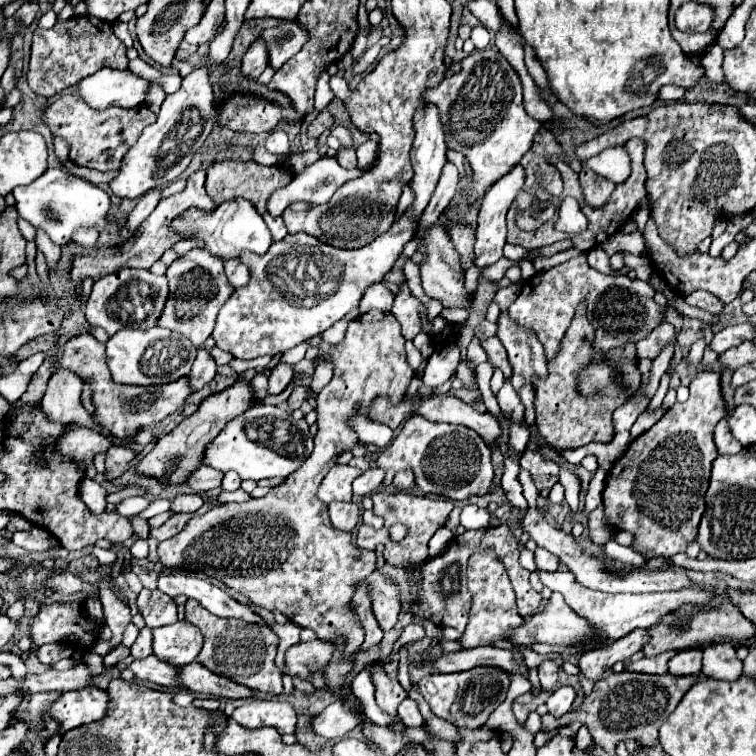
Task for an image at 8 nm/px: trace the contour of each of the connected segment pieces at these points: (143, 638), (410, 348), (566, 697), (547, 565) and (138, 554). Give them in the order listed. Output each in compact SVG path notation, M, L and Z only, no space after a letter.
M142 628L136 642L134 642L134 646L132 646L132 656L136 660L140 660L140 658L146 658L150 654L152 654L152 632Z
M406 342L406 352L408 352L408 364L412 366L414 372L418 372L418 366L420 366L420 362L422 362L420 352L416 350L416 346L414 346L412 342Z
M560 686L556 692L550 694L550 698L546 700L546 706L548 706L548 712L554 716L554 718L560 718L562 714L568 712L570 704L574 702L576 698L576 692L572 686Z
M536 548L536 568L544 570L544 572L556 572L558 570L558 558L554 558L554 554L550 554L548 550Z
M138 538L132 547L130 548L130 553L132 557L141 559L148 556L149 545L148 540L143 538Z

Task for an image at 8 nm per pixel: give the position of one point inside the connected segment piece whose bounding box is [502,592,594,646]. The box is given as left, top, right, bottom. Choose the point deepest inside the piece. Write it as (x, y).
(556, 624)

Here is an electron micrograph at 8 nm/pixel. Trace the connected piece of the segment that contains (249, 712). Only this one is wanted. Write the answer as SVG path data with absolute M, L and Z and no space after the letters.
M246 700L240 708L234 710L232 720L244 728L264 728L272 726L280 734L290 734L296 730L296 712L288 702L278 700Z

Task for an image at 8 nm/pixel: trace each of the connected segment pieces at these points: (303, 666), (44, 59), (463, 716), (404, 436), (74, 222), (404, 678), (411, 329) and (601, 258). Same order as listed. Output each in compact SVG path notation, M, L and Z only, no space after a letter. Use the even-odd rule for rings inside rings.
M298 642L286 650L286 674L300 680L310 680L314 672L322 670L330 660L332 646L328 642Z
M70 18L66 22L58 22L50 30L34 30L32 58L28 70L28 84L34 94L52 98L106 66L118 70L128 68L126 46L112 34L110 24L96 22L96 18Z
M478 668L456 674L430 674L418 682L418 692L426 698L434 712L442 714L456 726L480 728L486 724L488 716L504 702L510 686L510 676L502 674L502 670ZM442 708L442 710L438 710Z
M412 416L404 422L398 436L380 452L376 466L394 472L410 468L424 494L434 492L450 500L468 500L470 496L486 494L492 484L490 450L474 430L454 424L436 424L422 416Z
M46 170L40 178L30 182L28 186L16 186L12 190L16 200L16 210L22 218L26 218L34 228L42 228L52 242L58 246L70 242L72 232L80 226L94 226L98 230L106 228L110 198L98 186L68 174L66 170Z
M406 646L400 648L399 655L398 682L404 686L404 690L408 690L412 684L408 680L409 655Z
M402 284L400 294L396 296L394 306L392 306L392 314L398 318L398 322L402 326L402 336L406 340L414 340L414 336L422 330L422 320L418 316L418 310L422 306L426 306L426 304L422 304L418 298L414 298L410 294L408 284Z
M598 246L588 252L588 264L590 264L592 268L596 268L598 272L608 274L608 276L618 276L618 274L620 274L620 272L616 272L616 270L610 266L608 254L606 254L602 248L598 248Z

